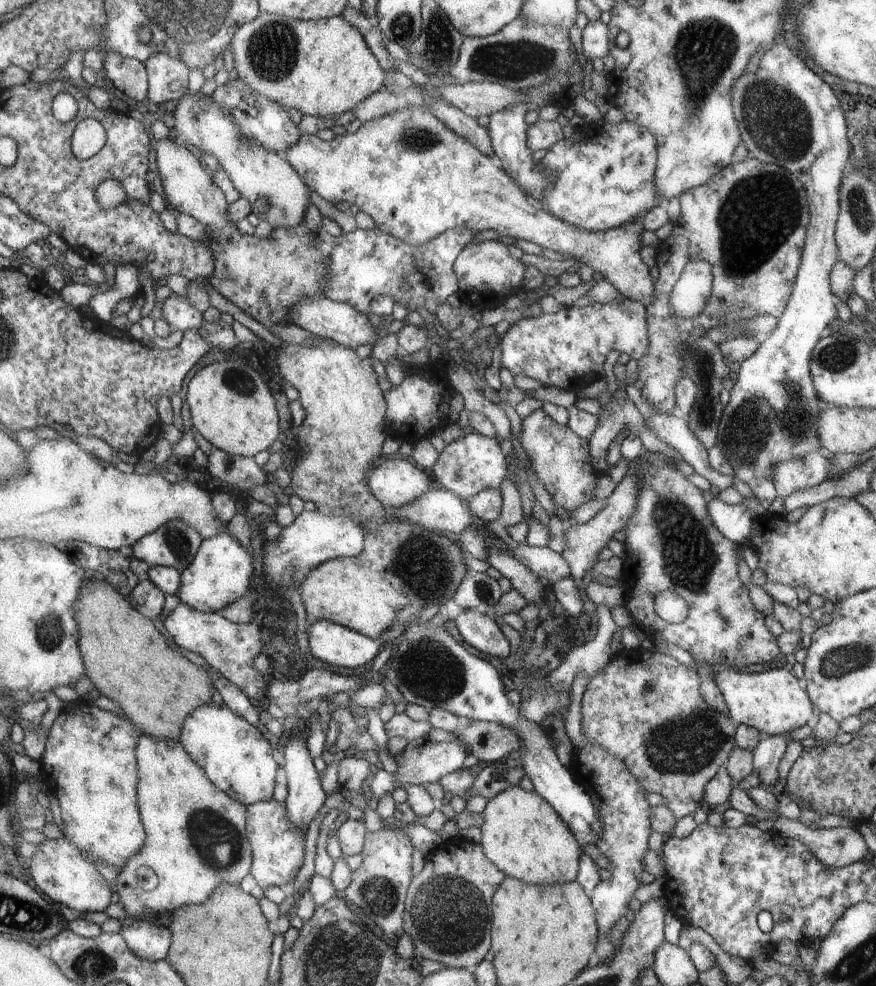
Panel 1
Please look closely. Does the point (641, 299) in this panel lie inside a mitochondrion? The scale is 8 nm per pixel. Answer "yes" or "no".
no

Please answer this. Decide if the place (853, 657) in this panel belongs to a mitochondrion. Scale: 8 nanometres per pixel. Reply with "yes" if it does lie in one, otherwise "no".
yes

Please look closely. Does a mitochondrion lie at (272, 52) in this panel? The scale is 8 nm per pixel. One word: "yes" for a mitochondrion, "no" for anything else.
yes

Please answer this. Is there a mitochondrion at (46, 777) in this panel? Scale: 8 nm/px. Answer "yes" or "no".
no

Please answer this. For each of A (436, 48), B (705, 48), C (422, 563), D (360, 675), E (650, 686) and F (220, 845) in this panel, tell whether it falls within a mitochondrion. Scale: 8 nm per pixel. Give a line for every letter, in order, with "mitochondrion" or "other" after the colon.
A: mitochondrion
B: mitochondrion
C: mitochondrion
D: other
E: mitochondrion
F: mitochondrion

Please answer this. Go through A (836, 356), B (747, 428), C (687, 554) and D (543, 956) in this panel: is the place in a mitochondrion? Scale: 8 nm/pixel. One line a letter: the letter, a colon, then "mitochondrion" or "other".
A: mitochondrion
B: mitochondrion
C: mitochondrion
D: other

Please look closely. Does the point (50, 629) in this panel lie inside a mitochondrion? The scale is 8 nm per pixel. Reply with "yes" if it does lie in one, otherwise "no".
yes

